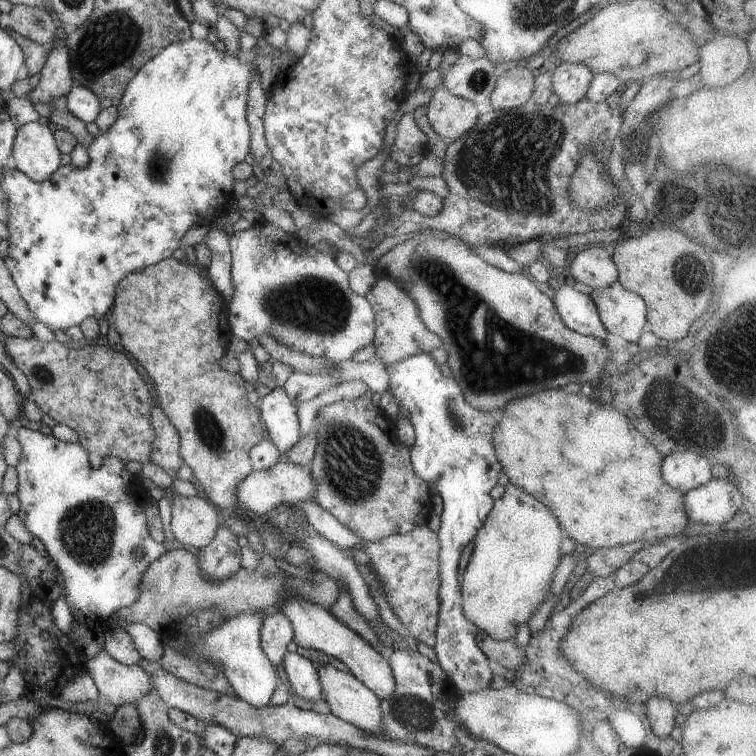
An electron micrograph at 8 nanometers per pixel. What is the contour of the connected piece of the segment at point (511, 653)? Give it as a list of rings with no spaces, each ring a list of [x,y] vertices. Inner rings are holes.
[[[480,631],[476,643],[488,659],[502,664],[508,670],[517,671],[526,660],[526,652],[524,647],[515,644],[514,639],[494,640],[486,632]]]

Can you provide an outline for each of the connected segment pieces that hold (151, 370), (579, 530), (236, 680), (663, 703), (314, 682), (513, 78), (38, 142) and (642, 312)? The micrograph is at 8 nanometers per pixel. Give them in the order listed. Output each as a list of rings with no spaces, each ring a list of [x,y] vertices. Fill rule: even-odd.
[[[169,257],[142,272],[135,271],[122,278],[116,286],[114,304],[103,318],[118,332],[122,346],[134,355],[152,378],[155,403],[160,404],[159,408],[176,426],[181,458],[192,469],[198,489],[206,493],[208,502],[219,511],[232,508],[236,510],[235,515],[244,516],[245,509],[238,504],[240,500],[236,498],[236,490],[238,484],[253,472],[250,450],[254,444],[264,440],[264,421],[249,403],[250,387],[246,380],[240,373],[228,374],[220,368],[220,358],[228,351],[233,337],[227,304],[214,289],[206,270]]]
[[[561,389],[548,390],[548,392],[540,390],[540,392],[532,392],[532,394],[522,396],[522,398],[514,398],[497,415],[499,421],[496,430],[494,430],[494,440],[492,442],[496,444],[498,460],[500,460],[504,472],[508,474],[510,483],[534,496],[536,500],[540,500],[556,516],[560,530],[564,535],[575,540],[577,544],[584,544],[584,546],[589,547],[589,551],[604,550],[636,541],[647,542],[652,539],[664,540],[664,538],[680,537],[684,532],[689,522],[686,508],[684,508],[685,493],[678,488],[672,488],[668,482],[664,481],[662,477],[662,454],[654,448],[640,430],[636,430],[636,426],[633,426],[624,414],[618,412],[612,405],[593,396],[585,396],[582,393],[566,394]]]
[[[262,611],[238,614],[235,618],[226,619],[206,636],[192,642],[192,646],[186,646],[192,658],[204,658],[214,664],[222,664],[237,697],[254,708],[270,705],[270,698],[280,683],[277,667],[268,661],[261,646],[261,630],[265,617]]]
[[[652,696],[646,700],[646,706],[647,718],[654,734],[660,738],[671,736],[672,730],[676,726],[677,705],[664,696]]]
[[[287,653],[283,659],[283,666],[298,697],[315,704],[320,700],[326,702],[326,694],[313,662],[300,654]]]
[[[519,65],[498,75],[495,88],[490,94],[495,110],[511,110],[527,104],[535,84],[534,74]]]
[[[43,120],[20,126],[13,147],[17,170],[34,182],[44,182],[62,166],[52,126]]]
[[[617,283],[605,288],[594,288],[591,298],[596,304],[602,325],[608,333],[619,336],[627,343],[640,341],[640,336],[647,328],[647,306],[638,294],[624,289]]]

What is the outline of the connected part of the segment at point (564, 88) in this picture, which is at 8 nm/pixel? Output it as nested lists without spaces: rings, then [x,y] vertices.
[[[564,62],[553,70],[553,93],[563,104],[576,104],[586,97],[586,92],[594,79],[592,68],[580,62]]]

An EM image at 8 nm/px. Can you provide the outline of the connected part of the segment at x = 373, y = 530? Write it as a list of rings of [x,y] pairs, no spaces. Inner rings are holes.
[[[368,395],[362,396],[357,400],[338,400],[324,408],[320,408],[318,412],[319,422],[316,422],[316,452],[314,454],[314,460],[310,463],[310,468],[312,470],[312,476],[314,476],[314,482],[316,482],[316,503],[323,507],[325,510],[328,510],[335,518],[338,518],[346,528],[352,530],[356,536],[364,538],[367,542],[375,542],[382,540],[382,538],[387,538],[391,535],[396,534],[405,534],[411,532],[417,524],[420,524],[424,520],[424,516],[428,518],[432,510],[432,494],[428,484],[424,481],[424,478],[420,478],[414,470],[412,465],[410,448],[406,447],[400,440],[398,440],[395,432],[396,424],[390,419],[387,419],[382,410],[380,410]]]

